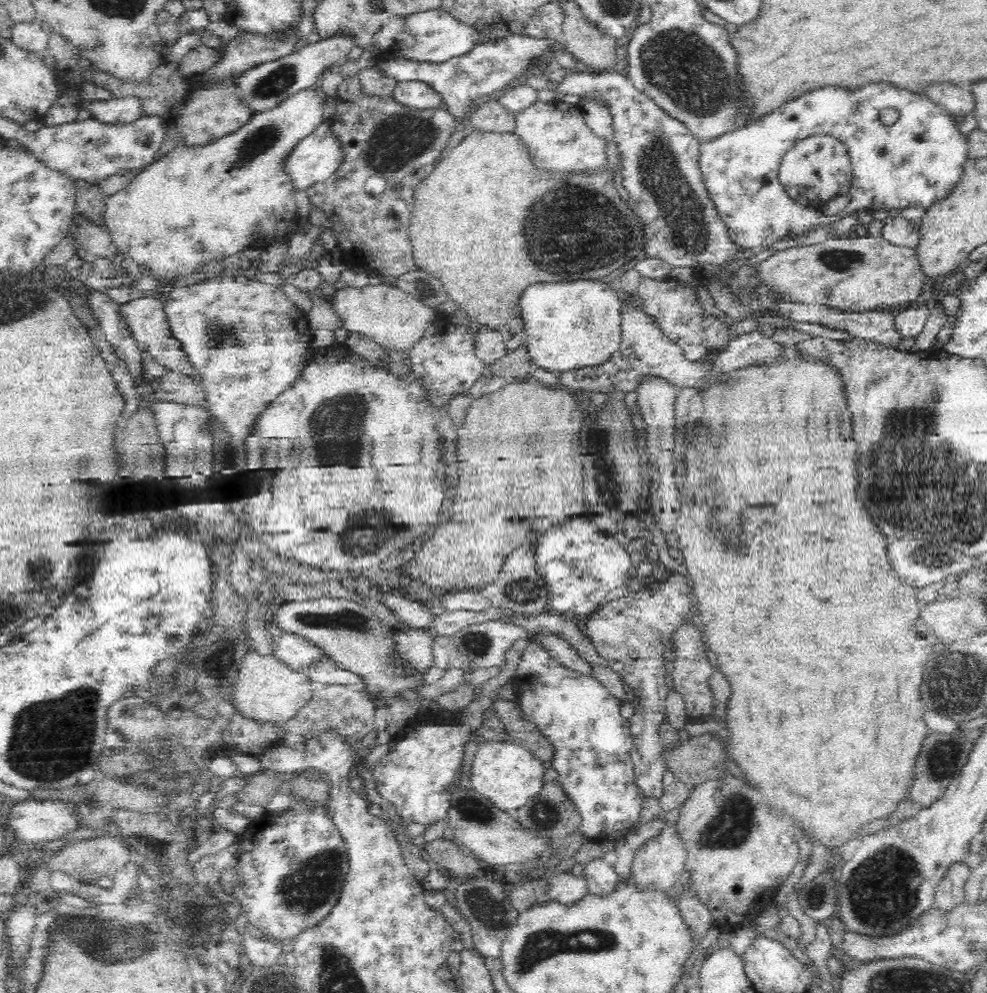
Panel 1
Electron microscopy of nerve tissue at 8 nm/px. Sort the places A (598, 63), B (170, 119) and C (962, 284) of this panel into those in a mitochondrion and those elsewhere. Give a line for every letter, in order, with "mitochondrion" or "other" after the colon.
A: other
B: other
C: other

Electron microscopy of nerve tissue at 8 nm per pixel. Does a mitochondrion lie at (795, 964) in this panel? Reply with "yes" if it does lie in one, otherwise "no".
no

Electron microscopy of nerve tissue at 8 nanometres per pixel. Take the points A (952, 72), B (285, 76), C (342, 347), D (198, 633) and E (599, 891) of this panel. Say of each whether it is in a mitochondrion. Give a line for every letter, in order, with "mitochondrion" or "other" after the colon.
A: other
B: mitochondrion
C: other
D: other
E: other

